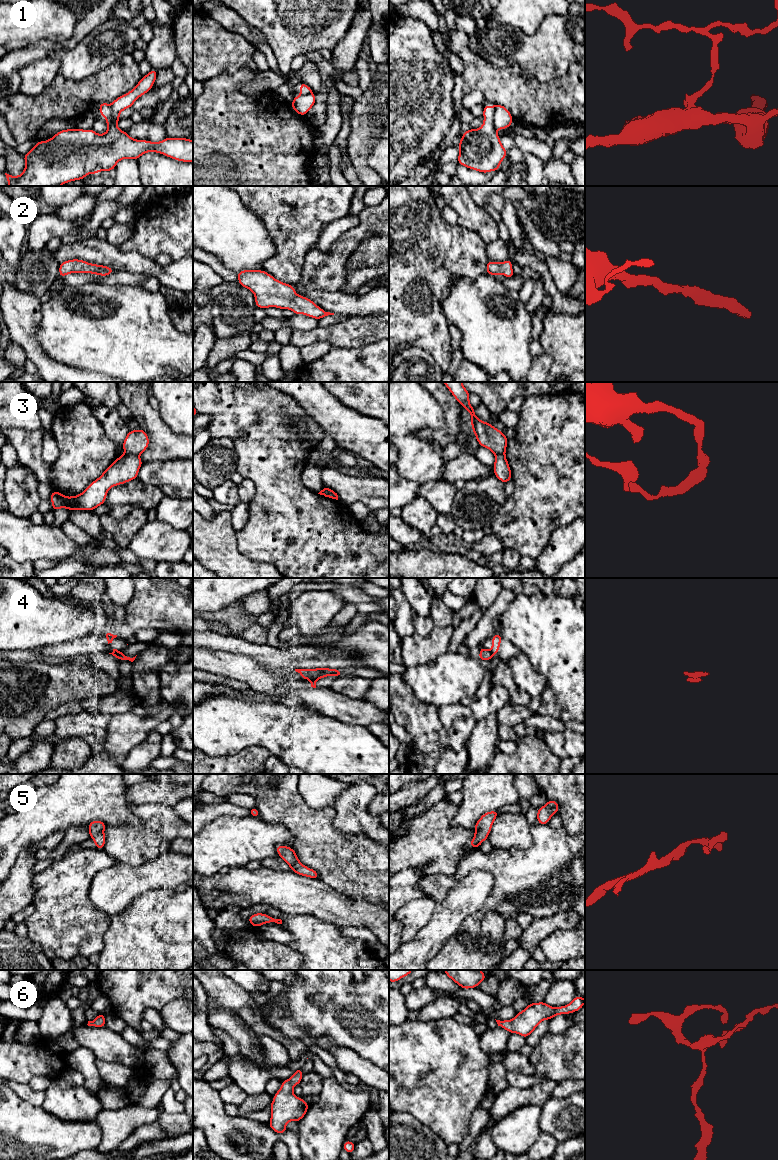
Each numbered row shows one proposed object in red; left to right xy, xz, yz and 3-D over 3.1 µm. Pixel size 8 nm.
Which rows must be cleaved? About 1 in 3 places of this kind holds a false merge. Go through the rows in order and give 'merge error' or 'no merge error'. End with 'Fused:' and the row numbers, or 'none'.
1: merge error
2: no merge error
3: merge error
4: merge error
5: no merge error
6: no merge error
Fused: 1, 3, 4

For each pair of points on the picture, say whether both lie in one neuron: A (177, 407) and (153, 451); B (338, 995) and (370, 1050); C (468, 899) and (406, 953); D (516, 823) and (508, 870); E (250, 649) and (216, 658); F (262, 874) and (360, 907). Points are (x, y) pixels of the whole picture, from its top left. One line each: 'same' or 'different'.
A: different
B: same
C: same
D: different
E: different
F: same

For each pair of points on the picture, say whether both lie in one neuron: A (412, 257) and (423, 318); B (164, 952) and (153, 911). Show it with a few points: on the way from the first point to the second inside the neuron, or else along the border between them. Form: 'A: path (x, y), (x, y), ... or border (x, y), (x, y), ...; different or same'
A: path (411, 272), (413, 303); same
B: path (159, 942), (159, 926), (157, 921); same

